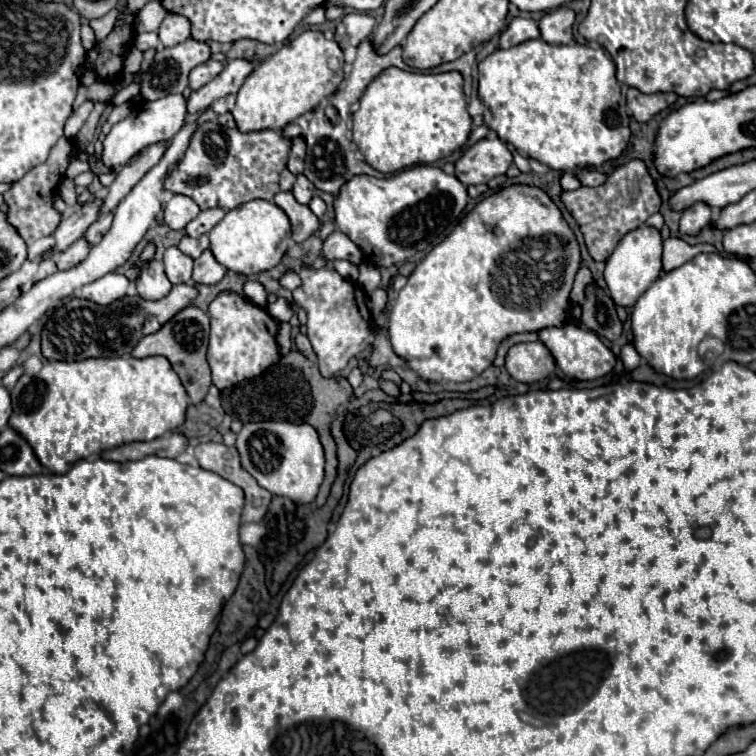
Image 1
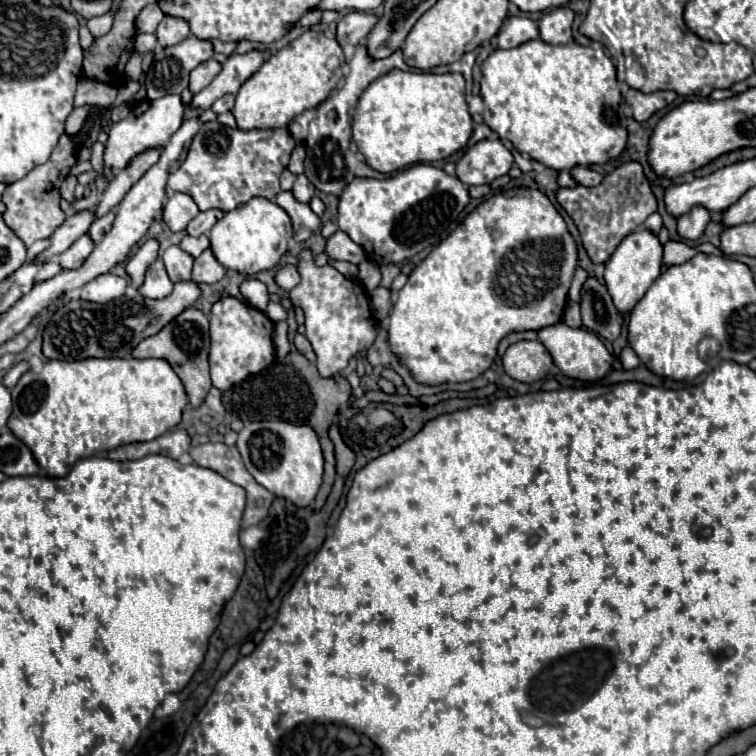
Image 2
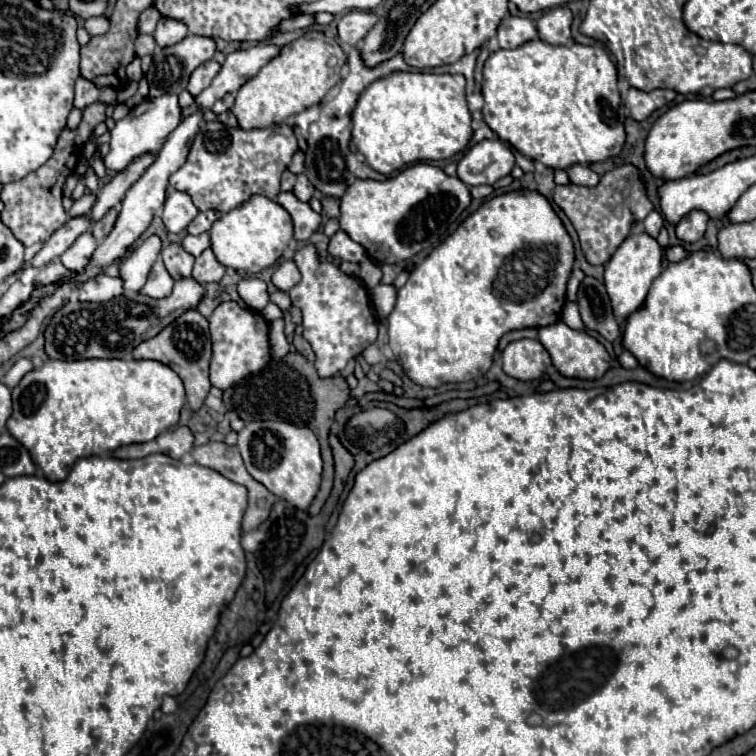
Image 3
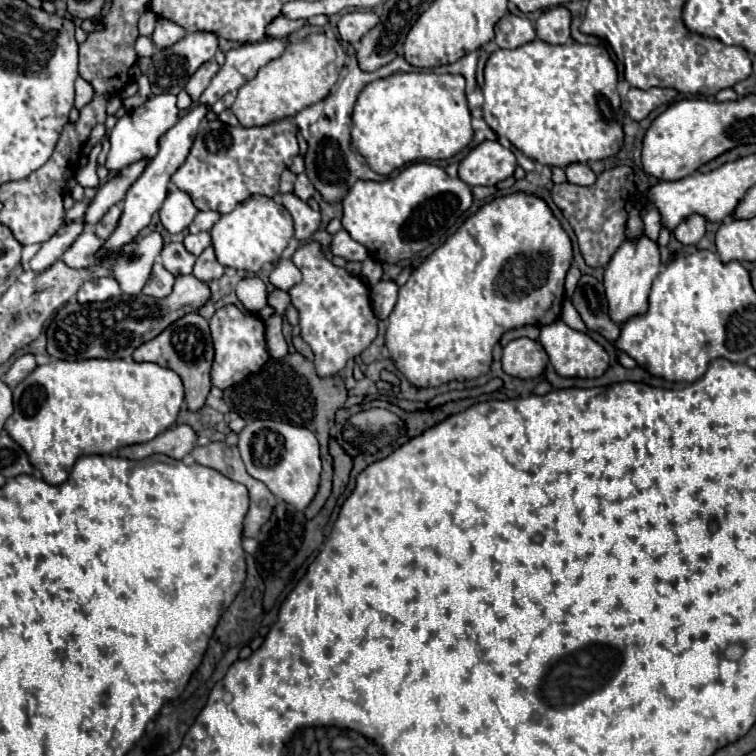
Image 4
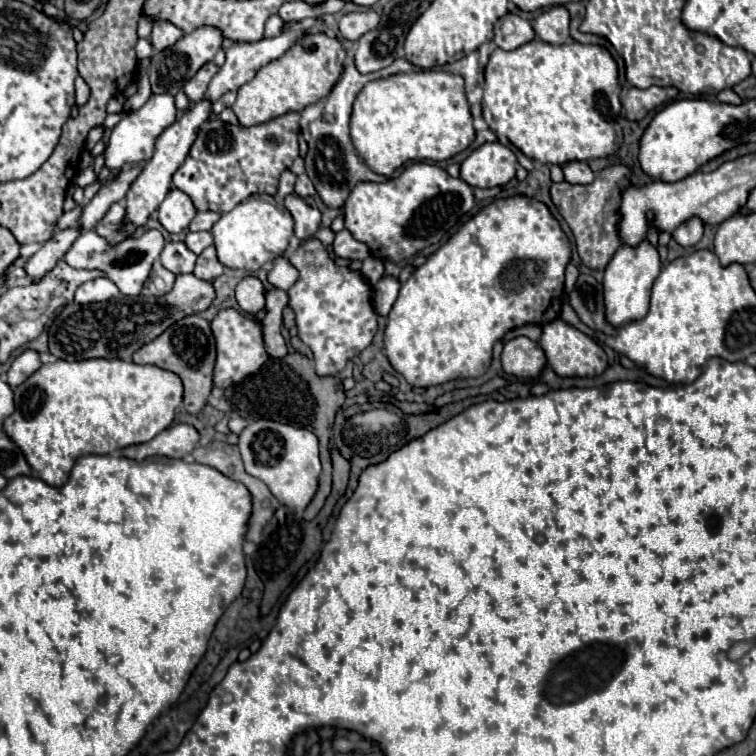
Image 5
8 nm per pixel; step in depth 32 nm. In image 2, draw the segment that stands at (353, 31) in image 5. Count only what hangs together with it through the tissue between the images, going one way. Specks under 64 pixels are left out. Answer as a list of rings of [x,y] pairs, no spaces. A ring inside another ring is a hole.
[[[350,12],[346,16],[342,16],[338,20],[338,32],[336,32],[336,40],[340,46],[352,44],[358,46],[374,28],[374,24],[378,22],[378,18],[374,14],[368,12]]]

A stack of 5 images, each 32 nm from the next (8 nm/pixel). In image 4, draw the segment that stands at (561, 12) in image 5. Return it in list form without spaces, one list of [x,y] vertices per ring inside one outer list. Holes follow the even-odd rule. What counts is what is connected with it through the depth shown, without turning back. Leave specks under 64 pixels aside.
[[[556,6],[546,10],[536,20],[536,34],[548,44],[570,42],[570,10],[566,6]]]

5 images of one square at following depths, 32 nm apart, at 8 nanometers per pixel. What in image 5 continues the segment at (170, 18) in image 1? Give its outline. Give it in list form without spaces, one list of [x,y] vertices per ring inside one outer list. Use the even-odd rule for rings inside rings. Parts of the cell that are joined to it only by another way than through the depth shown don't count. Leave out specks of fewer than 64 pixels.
[[[156,20],[154,30],[152,30],[152,46],[156,50],[164,50],[164,48],[176,44],[176,40],[180,40],[182,36],[184,36],[184,32],[178,26],[174,26],[172,22]]]

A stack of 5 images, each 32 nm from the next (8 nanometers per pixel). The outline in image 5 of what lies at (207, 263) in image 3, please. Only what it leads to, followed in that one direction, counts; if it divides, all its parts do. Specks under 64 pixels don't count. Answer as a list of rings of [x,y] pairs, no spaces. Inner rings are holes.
[[[208,246],[196,260],[194,276],[200,280],[206,280],[206,282],[212,282],[214,278],[222,276],[222,270],[224,270],[224,266],[218,262],[214,246]]]

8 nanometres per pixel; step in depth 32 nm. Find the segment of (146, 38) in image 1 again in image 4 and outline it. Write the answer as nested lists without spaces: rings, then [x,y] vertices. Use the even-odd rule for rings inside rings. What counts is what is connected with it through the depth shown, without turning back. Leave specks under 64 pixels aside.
[[[140,36],[136,40],[136,54],[142,58],[142,56],[150,56],[154,52],[154,42],[150,36]]]

